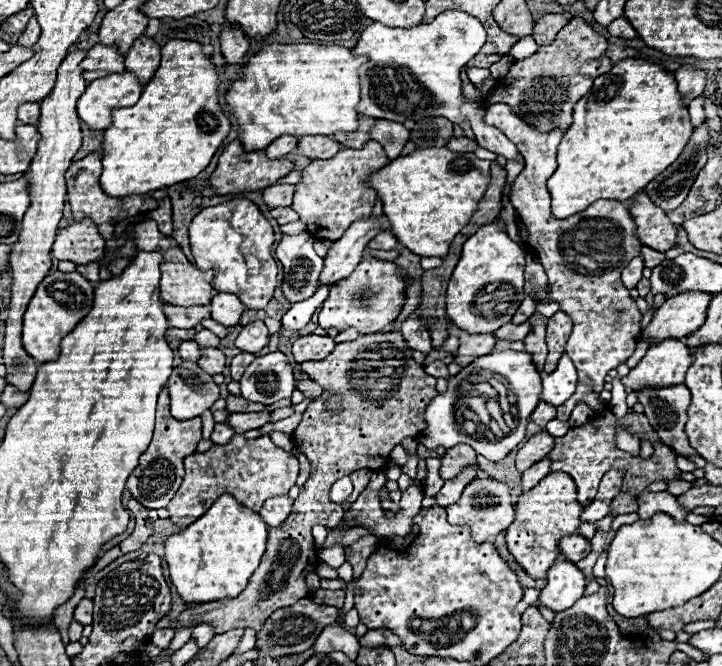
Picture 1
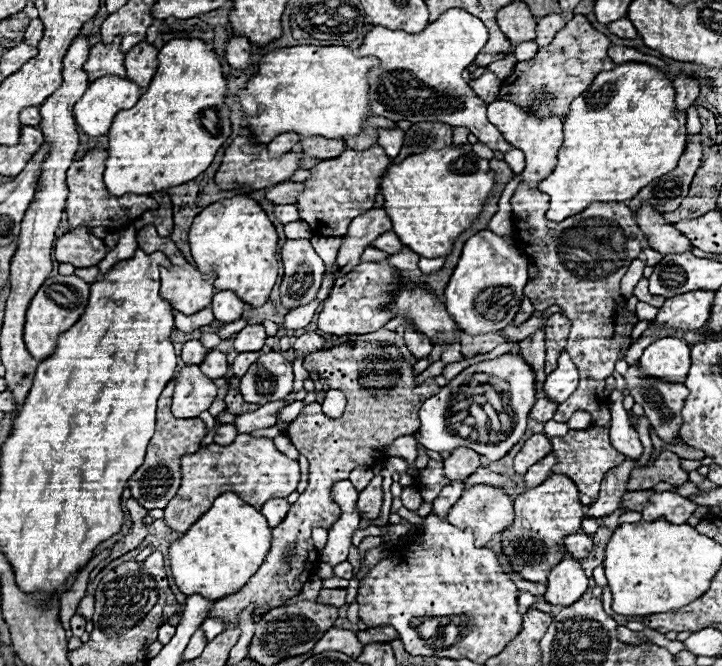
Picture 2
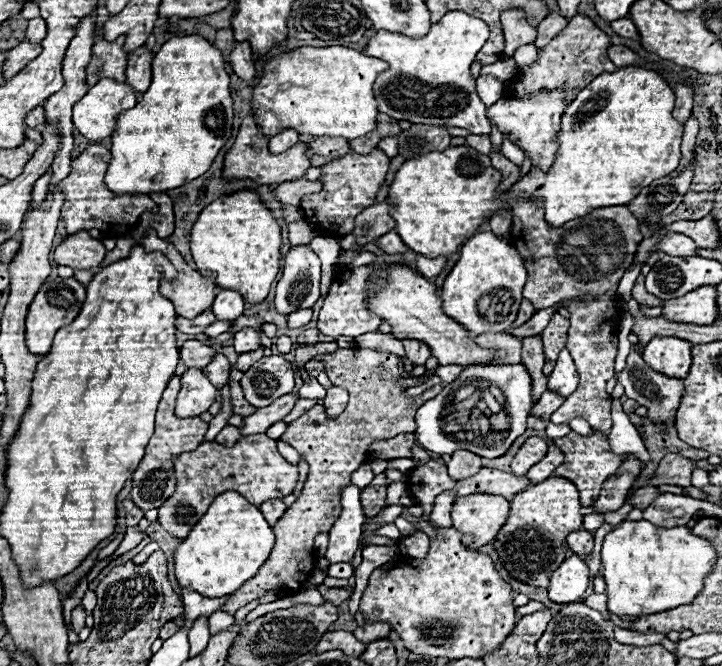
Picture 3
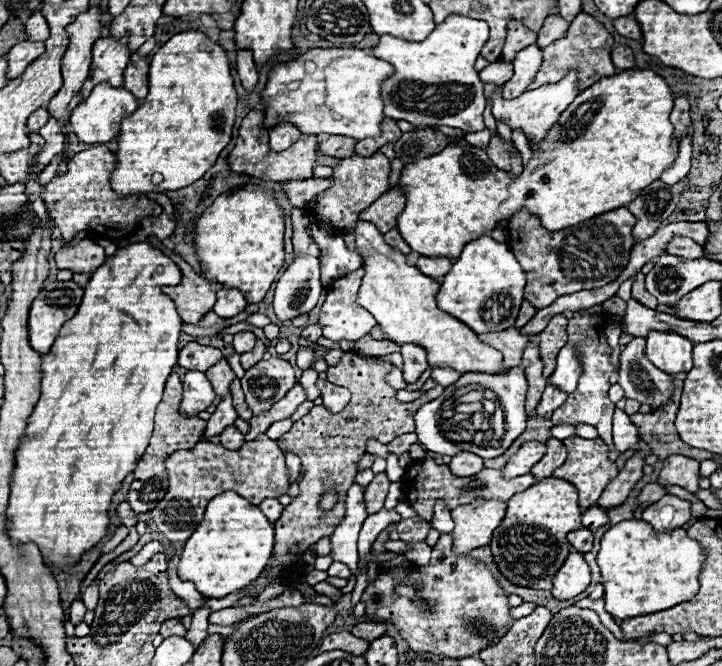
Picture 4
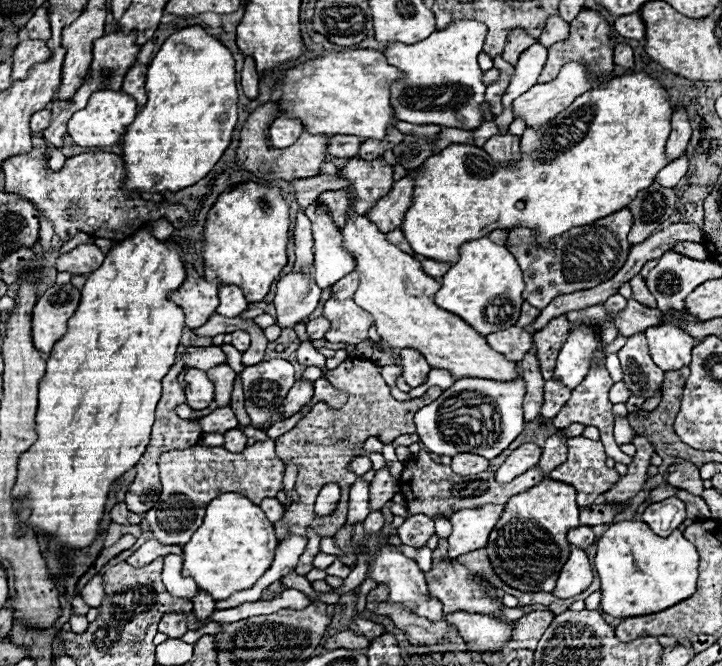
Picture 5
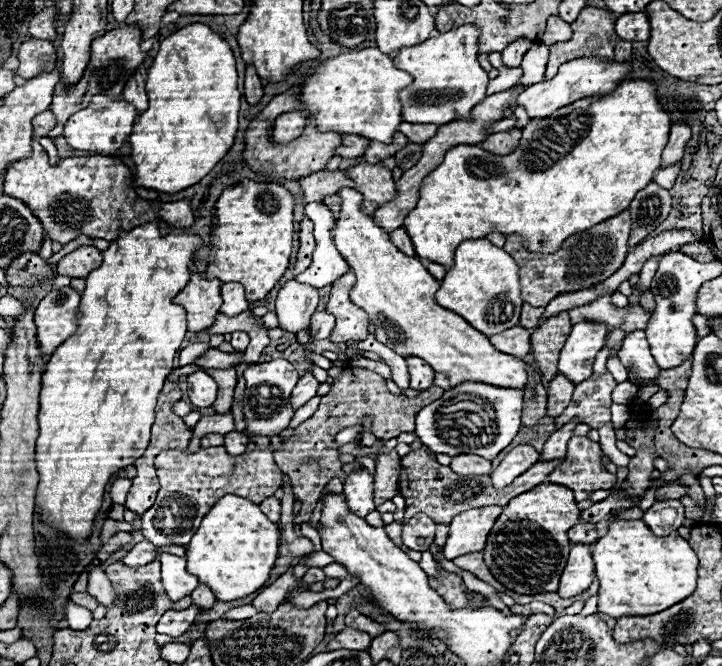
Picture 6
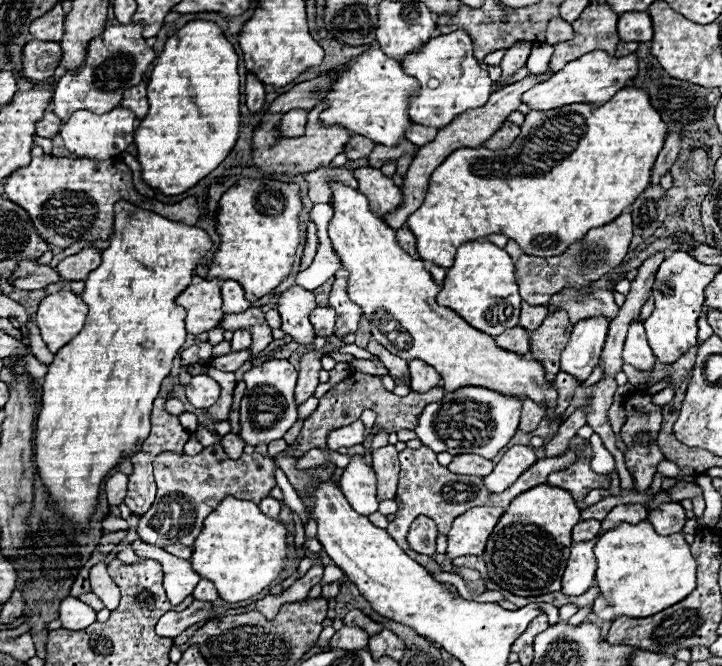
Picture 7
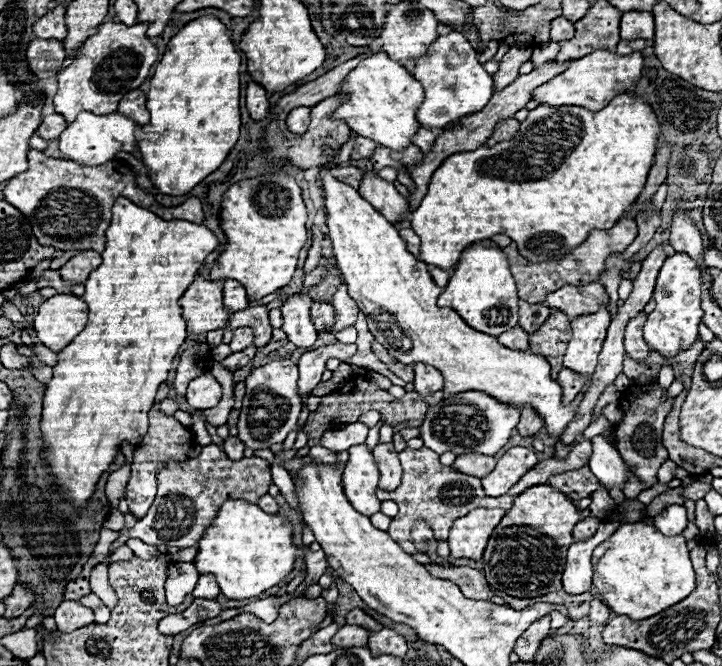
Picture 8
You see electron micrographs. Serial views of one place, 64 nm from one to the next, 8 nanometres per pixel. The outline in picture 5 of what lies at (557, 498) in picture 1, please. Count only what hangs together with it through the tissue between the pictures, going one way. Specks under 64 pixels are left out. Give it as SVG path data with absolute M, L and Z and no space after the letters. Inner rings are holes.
M544 478L538 486L510 498L498 524L490 532L486 546L490 564L500 580L522 592L552 592L572 550L566 540L566 530L580 526L578 514L580 508L576 504L574 488L564 482L550 482L550 478Z

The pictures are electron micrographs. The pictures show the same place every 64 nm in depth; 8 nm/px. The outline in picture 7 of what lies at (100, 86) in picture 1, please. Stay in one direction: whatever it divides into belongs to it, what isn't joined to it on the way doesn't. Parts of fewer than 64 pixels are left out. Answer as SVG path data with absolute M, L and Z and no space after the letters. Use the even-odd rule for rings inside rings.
M114 108L112 112L106 114L92 114L88 110L78 110L70 116L70 120L62 126L60 136L64 140L64 148L78 156L78 158L90 158L90 160L108 160L124 152L132 142L134 142L134 126L136 116L128 112L126 108Z

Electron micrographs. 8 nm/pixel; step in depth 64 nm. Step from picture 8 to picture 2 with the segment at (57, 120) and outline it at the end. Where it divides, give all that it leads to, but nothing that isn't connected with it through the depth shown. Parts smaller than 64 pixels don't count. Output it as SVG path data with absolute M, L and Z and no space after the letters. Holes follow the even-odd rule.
M30 106L30 108L22 110L20 122L22 122L24 126L38 126L40 120L42 120L42 116L40 116L40 106Z

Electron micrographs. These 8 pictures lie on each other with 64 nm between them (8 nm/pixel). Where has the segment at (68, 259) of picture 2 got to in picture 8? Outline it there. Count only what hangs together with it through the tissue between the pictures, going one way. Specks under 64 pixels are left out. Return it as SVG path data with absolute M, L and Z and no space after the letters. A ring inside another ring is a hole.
M86 250L82 254L76 254L70 258L58 272L68 284L82 284L92 270L96 270L102 264L102 258L94 250Z

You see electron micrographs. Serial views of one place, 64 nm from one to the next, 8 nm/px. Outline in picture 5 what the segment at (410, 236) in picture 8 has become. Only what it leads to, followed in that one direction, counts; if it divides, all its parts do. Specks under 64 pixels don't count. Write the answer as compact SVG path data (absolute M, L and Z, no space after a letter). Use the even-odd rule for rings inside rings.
M396 228L396 230L388 232L386 236L388 236L388 242L390 242L390 244L394 244L394 246L398 246L402 252L406 252L406 254L414 254L414 252L412 252L412 248L410 248L410 244L408 244L408 242L406 242L406 238L404 238L404 232L402 232L400 228Z

